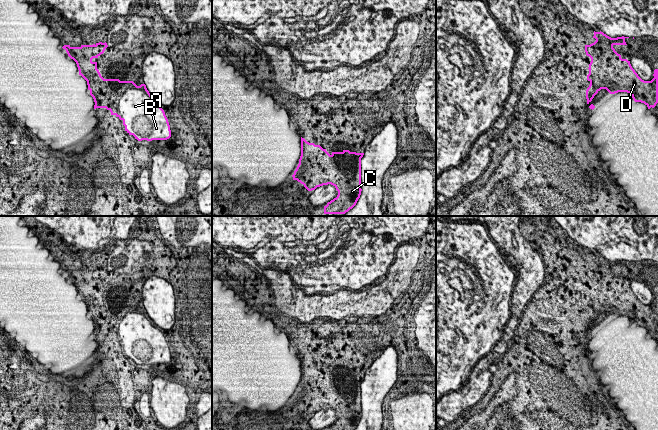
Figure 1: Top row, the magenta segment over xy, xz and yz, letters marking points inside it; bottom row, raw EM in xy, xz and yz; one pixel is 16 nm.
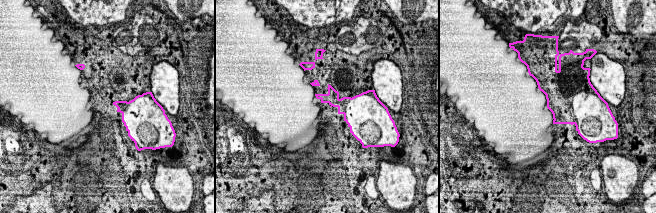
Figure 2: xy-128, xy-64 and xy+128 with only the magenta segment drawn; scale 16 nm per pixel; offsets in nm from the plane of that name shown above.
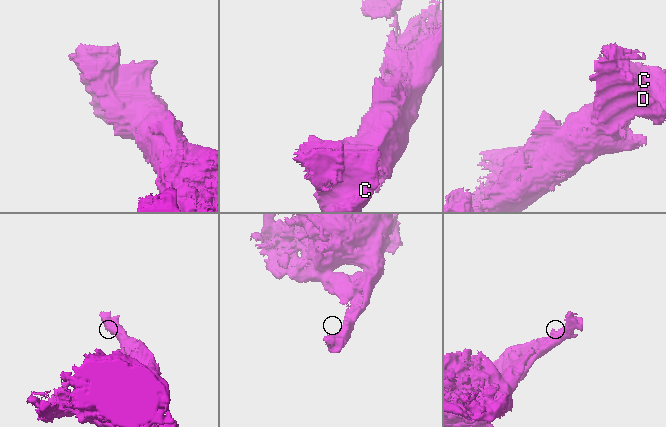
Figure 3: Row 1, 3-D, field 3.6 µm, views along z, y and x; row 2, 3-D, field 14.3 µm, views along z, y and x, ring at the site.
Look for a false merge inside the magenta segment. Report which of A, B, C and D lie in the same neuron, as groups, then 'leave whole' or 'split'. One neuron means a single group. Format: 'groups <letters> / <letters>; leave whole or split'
groups A B C D; leave whole

